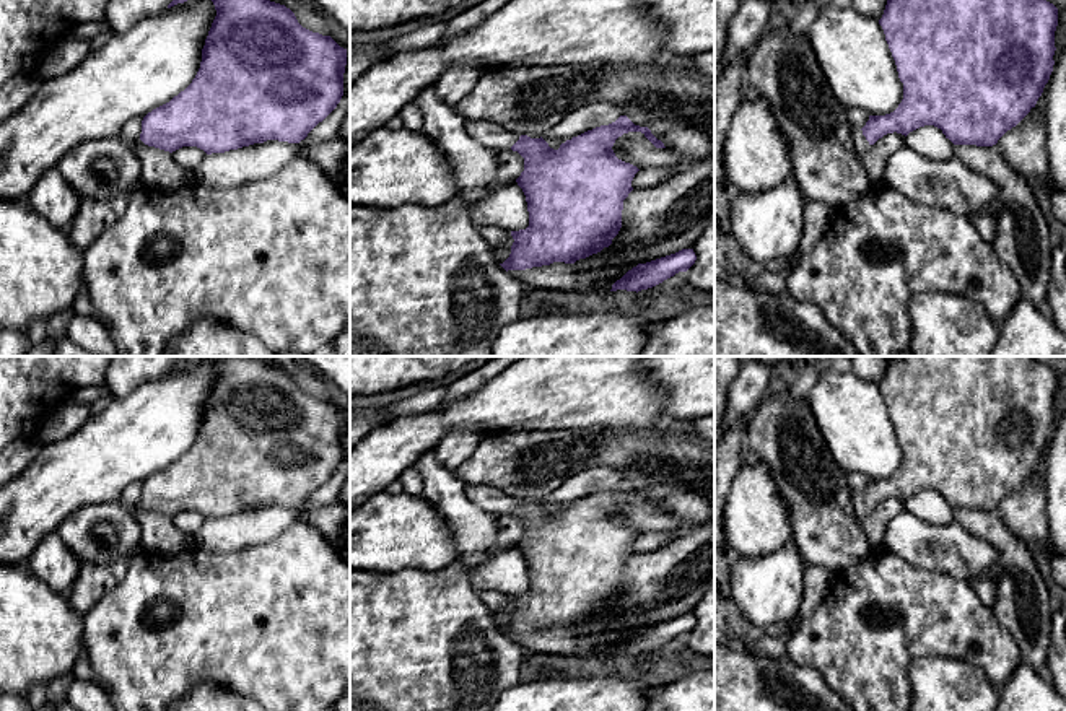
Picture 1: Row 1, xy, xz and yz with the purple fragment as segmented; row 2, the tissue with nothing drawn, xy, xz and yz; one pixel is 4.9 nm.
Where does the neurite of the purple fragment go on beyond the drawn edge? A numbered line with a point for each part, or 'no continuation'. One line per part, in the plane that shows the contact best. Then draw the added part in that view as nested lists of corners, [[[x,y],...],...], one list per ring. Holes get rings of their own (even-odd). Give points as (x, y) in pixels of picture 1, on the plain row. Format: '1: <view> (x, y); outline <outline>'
1: yz (861, 510); outline [[[853,493],[851,503],[853,503],[854,514],[859,521],[871,513],[861,493]]]

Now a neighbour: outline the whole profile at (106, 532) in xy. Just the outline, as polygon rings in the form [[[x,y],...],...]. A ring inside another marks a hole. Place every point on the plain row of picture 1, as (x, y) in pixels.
[[[120,501],[81,506],[55,532],[81,565],[106,566],[142,545],[142,527]]]

